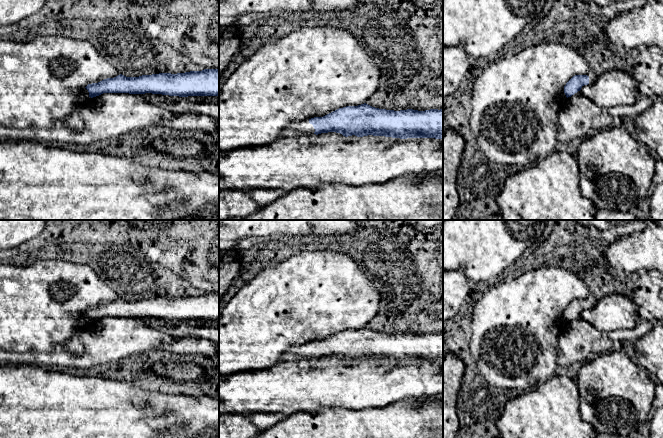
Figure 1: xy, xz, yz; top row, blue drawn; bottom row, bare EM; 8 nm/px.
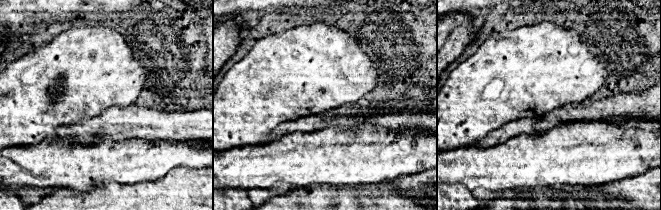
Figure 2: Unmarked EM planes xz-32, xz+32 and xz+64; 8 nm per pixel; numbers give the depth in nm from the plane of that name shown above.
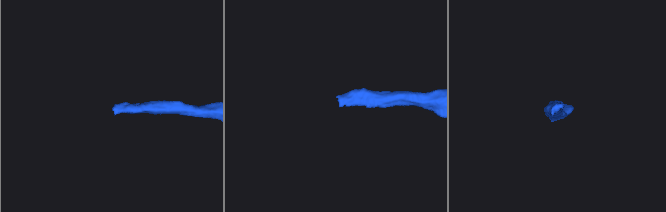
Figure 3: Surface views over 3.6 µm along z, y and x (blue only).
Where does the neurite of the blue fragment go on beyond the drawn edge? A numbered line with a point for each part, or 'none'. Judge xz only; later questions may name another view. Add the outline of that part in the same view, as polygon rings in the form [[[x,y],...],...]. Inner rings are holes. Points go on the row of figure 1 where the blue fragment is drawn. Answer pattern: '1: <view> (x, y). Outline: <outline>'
1: xz (304, 126). Outline: [[[305,120],[299,123],[293,123],[282,132],[280,138],[289,137],[293,133],[300,133],[300,132],[314,134],[315,129],[313,125],[309,123],[309,120]]]

